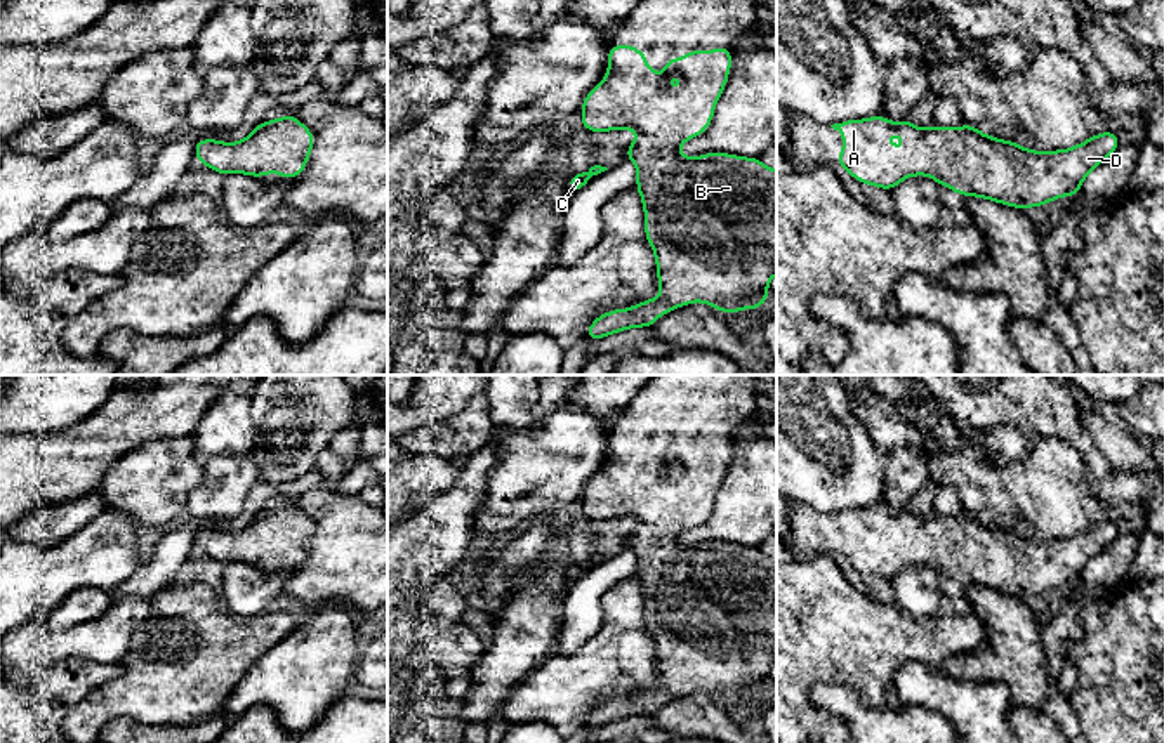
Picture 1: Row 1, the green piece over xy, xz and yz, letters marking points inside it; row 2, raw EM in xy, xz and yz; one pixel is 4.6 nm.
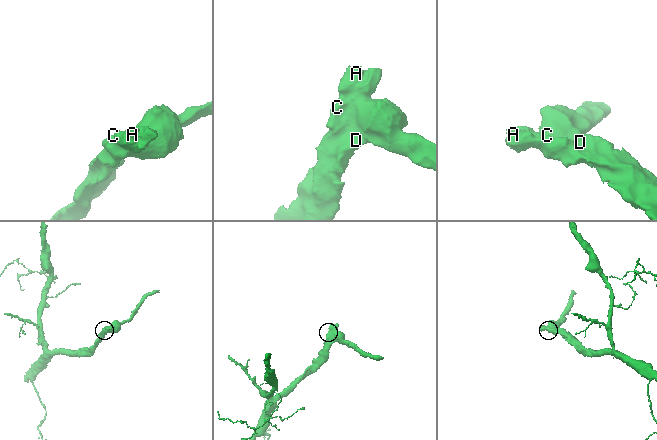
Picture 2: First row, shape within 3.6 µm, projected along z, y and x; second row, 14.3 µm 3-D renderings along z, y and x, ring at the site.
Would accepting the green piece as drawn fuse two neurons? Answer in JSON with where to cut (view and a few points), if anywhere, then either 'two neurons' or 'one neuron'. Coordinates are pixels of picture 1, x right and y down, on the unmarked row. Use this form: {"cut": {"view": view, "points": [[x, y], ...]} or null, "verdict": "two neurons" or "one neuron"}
{"cut": null, "verdict": "one neuron"}

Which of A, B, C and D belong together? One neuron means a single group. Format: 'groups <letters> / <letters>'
groups A B C D

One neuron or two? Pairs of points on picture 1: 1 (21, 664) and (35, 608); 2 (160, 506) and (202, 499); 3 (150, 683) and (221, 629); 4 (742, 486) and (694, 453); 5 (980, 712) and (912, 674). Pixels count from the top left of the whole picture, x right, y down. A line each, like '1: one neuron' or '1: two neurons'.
1: two neurons
2: two neurons
3: one neuron
4: two neurons
5: one neuron

